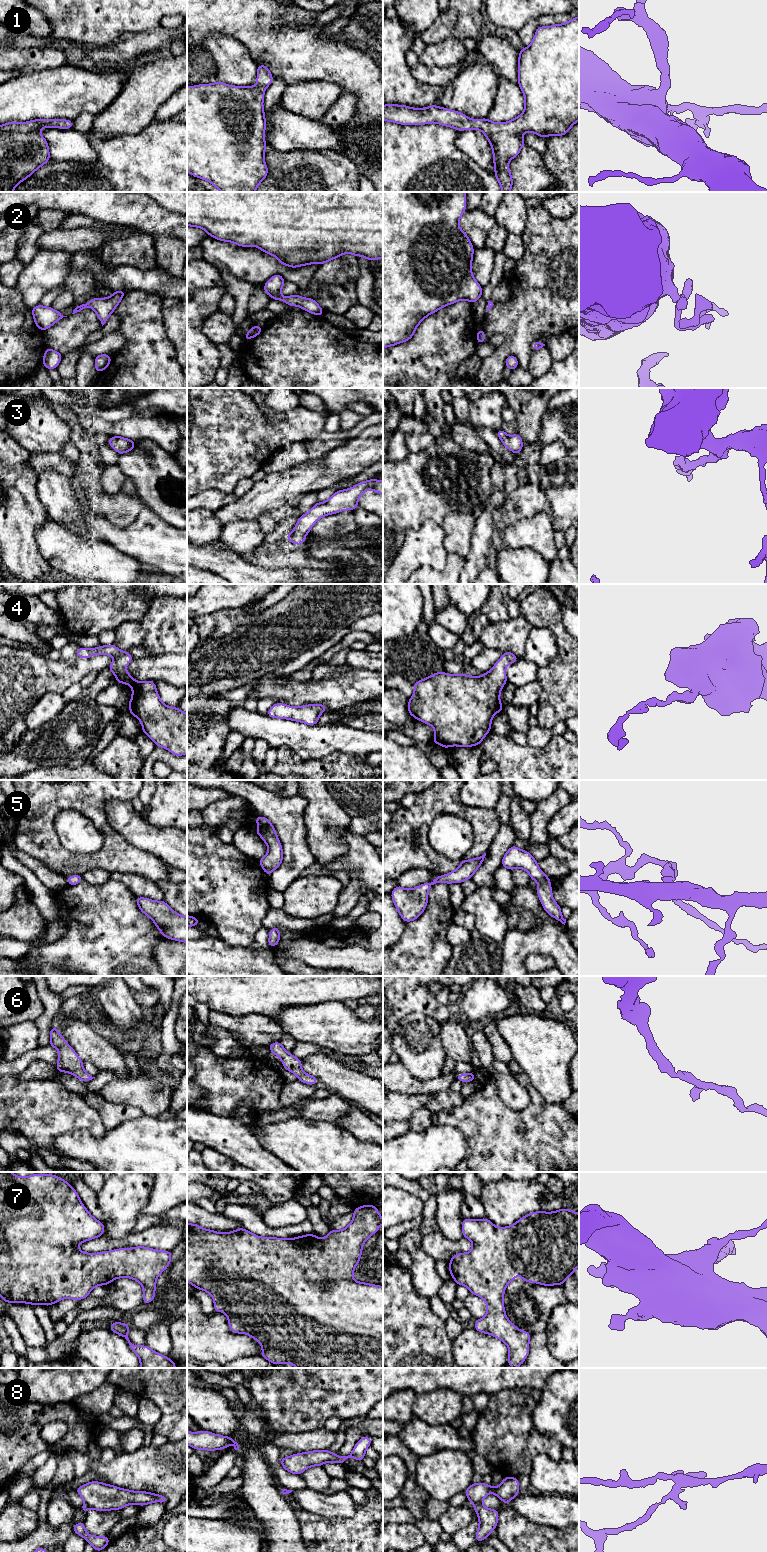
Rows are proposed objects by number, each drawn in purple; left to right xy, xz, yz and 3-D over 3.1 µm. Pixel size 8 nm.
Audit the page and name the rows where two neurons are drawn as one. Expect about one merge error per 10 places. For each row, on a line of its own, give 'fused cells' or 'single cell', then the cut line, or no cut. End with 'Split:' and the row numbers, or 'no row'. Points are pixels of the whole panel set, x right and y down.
1: single cell; cut none
2: single cell; cut none
3: single cell; cut none
4: single cell; cut none
5: single cell; cut none
6: single cell; cut none
7: single cell; cut none
8: fused cells; cut yz (474, 1503), (481, 1504)
Split: 8

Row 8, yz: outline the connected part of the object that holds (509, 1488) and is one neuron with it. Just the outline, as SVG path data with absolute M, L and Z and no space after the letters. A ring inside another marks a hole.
M504 1477L498 1487L486 1485L483 1482L472 1483L464 1493L473 1504L482 1504L483 1499L489 1493L494 1493L504 1504L508 1504L514 1497L519 1495L519 1481L516 1477Z

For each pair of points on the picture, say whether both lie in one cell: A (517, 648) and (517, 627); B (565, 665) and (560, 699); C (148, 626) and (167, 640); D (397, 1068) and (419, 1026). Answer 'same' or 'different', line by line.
A: same
B: same
C: same
D: different

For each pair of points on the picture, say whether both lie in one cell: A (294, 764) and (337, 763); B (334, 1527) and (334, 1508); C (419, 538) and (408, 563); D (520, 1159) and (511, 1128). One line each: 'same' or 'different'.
A: same
B: different
C: same
D: same

